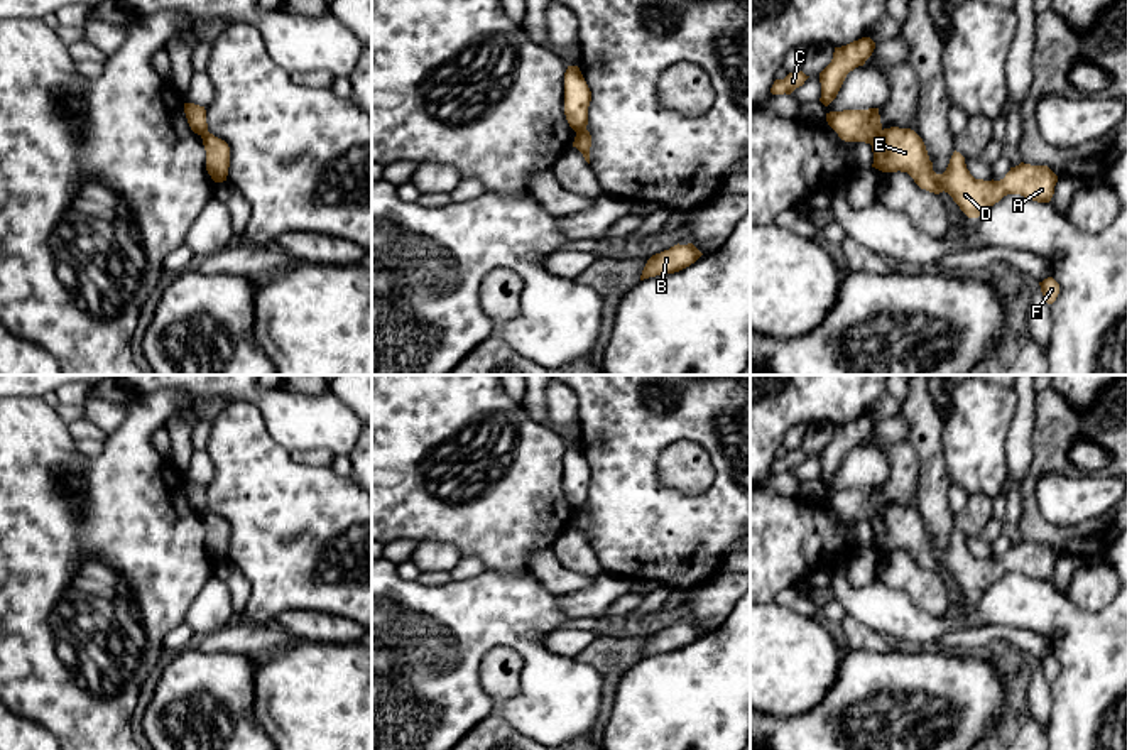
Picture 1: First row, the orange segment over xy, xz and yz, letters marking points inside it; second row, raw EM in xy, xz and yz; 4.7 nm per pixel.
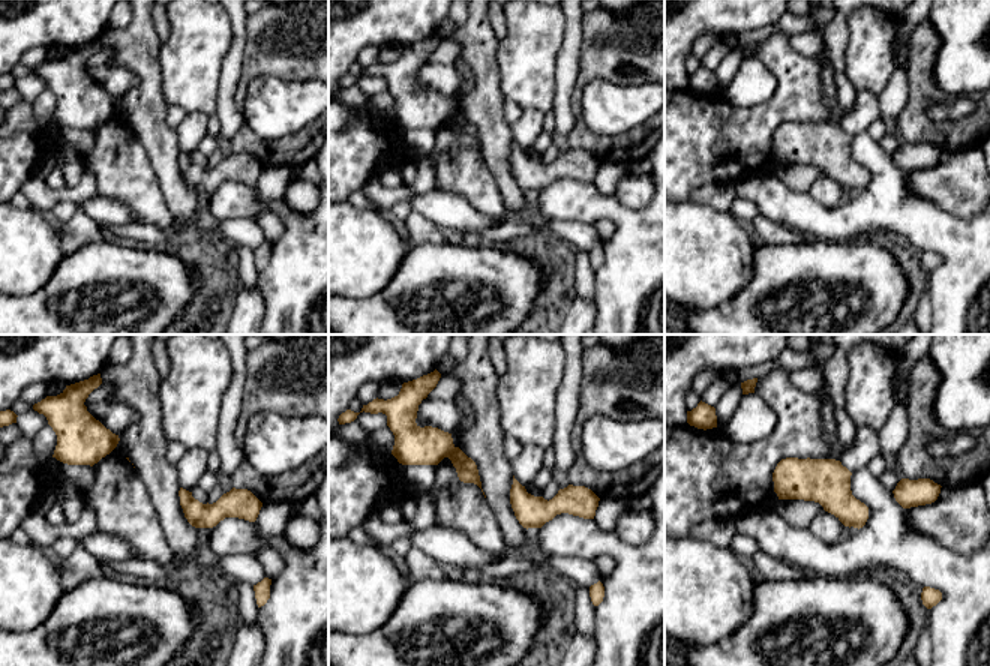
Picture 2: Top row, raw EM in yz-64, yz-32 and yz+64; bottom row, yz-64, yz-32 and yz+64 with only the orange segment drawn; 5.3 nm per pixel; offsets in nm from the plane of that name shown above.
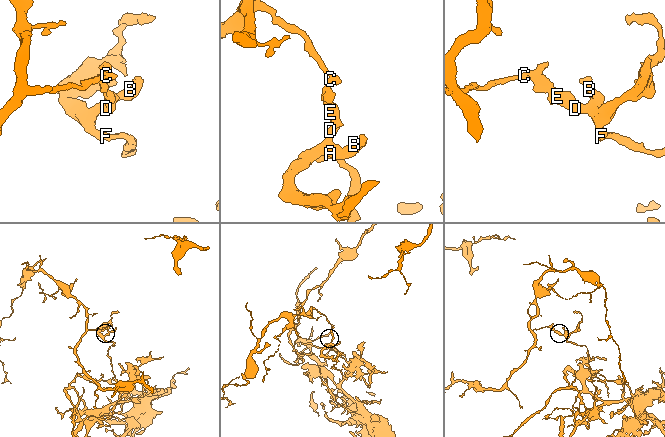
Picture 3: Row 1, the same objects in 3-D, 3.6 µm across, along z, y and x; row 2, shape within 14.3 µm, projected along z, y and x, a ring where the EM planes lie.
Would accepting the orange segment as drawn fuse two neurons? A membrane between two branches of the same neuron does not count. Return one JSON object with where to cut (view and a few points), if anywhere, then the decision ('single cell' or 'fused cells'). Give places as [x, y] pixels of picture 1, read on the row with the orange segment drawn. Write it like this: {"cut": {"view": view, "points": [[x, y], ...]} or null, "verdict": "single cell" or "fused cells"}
{"cut": {"view": "yz", "points": [[882, 130], [871, 144]]}, "verdict": "fused cells"}

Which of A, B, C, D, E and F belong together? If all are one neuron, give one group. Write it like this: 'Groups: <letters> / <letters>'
Groups: A B D E F / C

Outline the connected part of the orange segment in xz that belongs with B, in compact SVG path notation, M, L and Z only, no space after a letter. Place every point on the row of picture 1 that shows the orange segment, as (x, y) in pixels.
M674 245L669 250L652 255L640 275L640 280L679 272L694 264L703 253L693 245Z

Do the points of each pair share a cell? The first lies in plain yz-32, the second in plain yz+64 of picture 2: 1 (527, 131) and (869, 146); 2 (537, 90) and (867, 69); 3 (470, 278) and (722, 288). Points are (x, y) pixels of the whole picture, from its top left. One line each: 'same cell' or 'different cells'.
1: different cells
2: same cell
3: different cells

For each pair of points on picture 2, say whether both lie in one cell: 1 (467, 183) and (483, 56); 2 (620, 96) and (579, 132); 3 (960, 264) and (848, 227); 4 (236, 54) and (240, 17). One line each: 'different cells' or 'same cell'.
1: different cells
2: different cells
3: same cell
4: same cell

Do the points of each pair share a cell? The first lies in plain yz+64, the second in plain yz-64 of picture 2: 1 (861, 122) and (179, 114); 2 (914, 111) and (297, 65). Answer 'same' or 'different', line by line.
1: different
2: same

